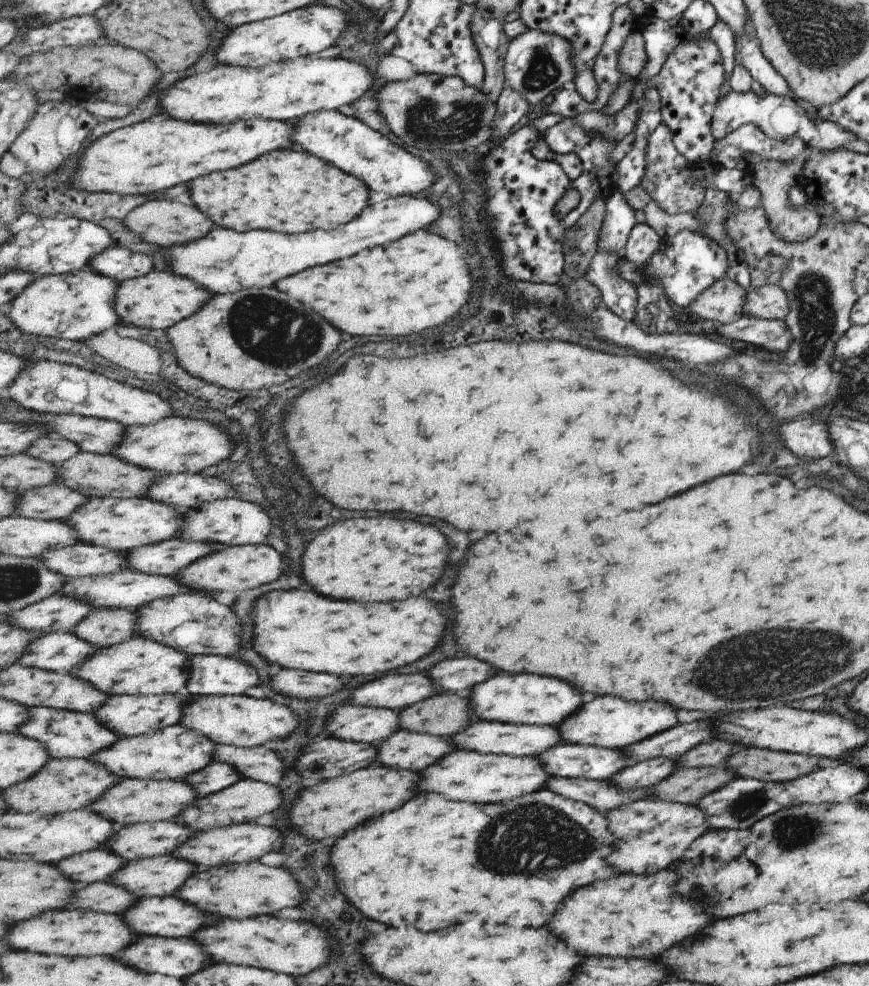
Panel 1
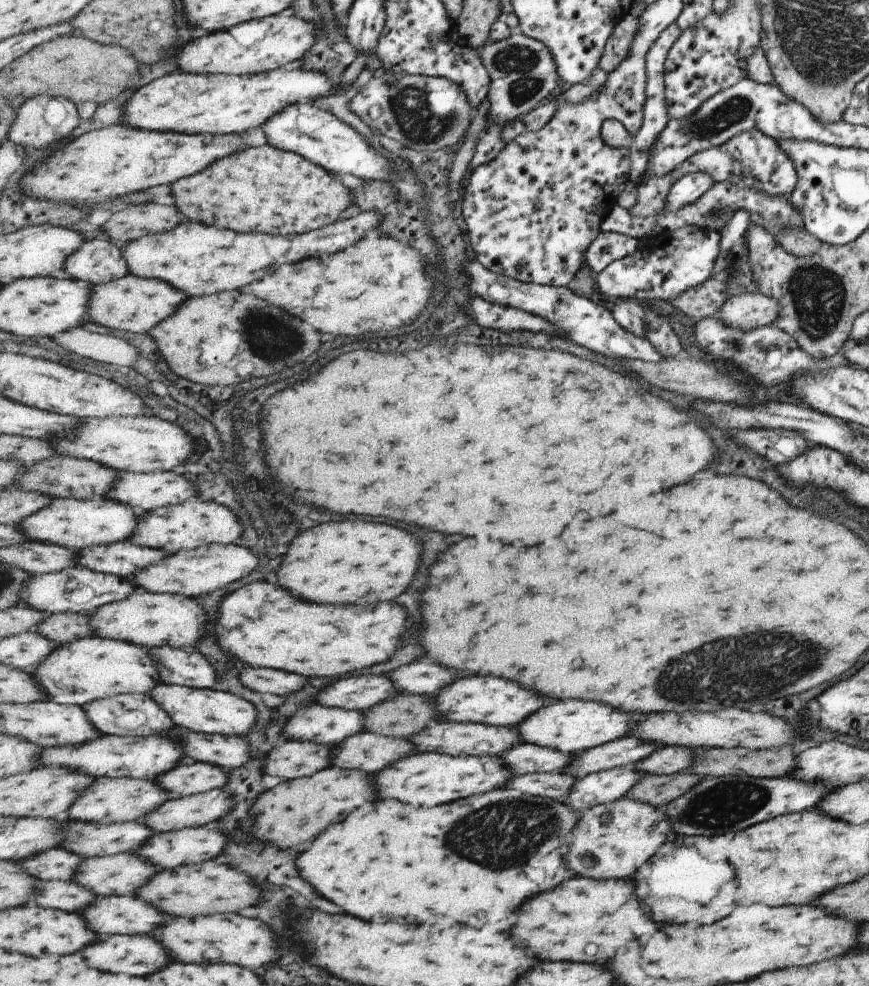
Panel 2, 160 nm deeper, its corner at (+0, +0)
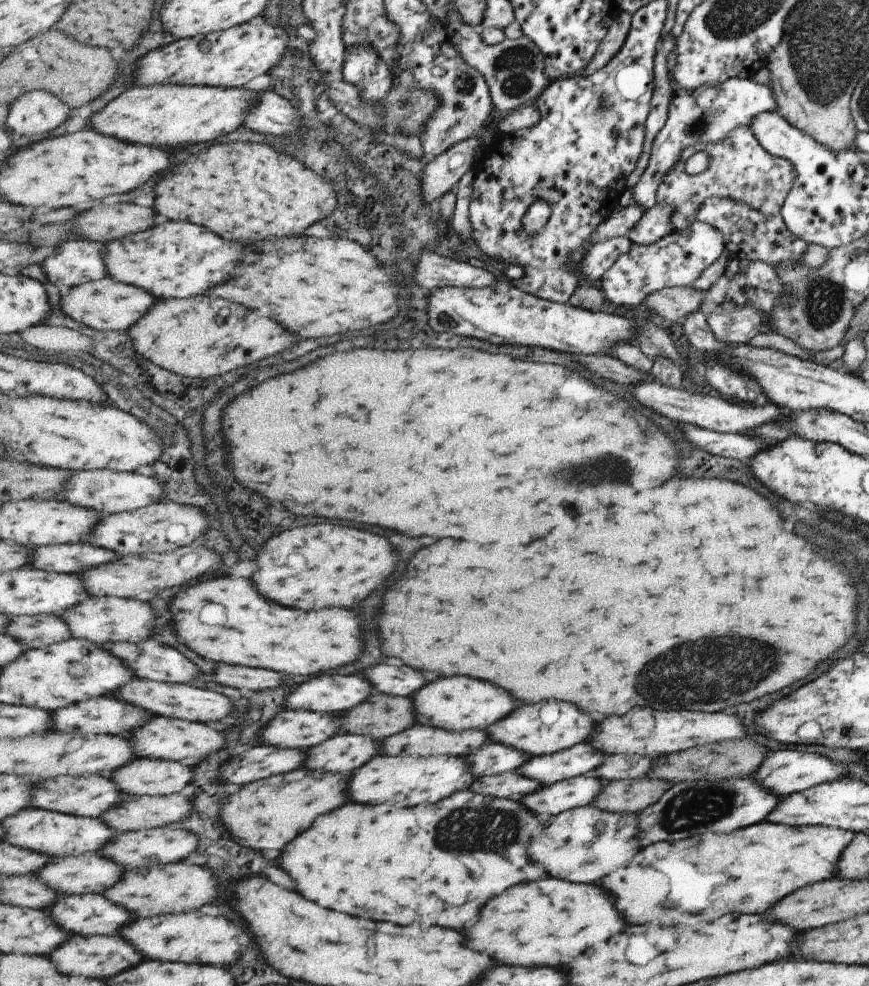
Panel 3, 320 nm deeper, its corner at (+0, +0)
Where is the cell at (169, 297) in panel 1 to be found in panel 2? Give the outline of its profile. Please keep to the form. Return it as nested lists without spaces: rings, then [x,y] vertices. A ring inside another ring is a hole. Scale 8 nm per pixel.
[[[129,273],[126,277],[112,280],[110,283],[94,285],[90,296],[89,321],[129,332],[149,333],[162,320],[170,319],[185,304],[187,294],[157,279],[143,279]]]

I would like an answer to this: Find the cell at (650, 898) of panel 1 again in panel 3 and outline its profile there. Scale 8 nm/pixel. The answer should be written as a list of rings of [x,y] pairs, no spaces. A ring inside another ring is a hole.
[[[557,878],[537,880],[531,884],[519,884],[519,888],[509,888],[503,896],[495,896],[495,900],[487,902],[483,908],[483,916],[475,928],[463,930],[467,936],[467,948],[475,948],[477,952],[491,952],[495,962],[499,964],[515,964],[515,966],[565,966],[567,952],[569,956],[577,956],[595,944],[601,944],[619,936],[627,924],[619,918],[615,908],[615,898],[611,898],[605,890],[601,894],[599,886],[591,884],[573,884]]]

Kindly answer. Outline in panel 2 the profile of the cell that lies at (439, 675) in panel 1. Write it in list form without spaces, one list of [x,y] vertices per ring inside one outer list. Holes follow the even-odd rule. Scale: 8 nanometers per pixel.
[[[427,658],[415,660],[413,664],[405,664],[389,676],[399,692],[414,695],[436,696],[445,687],[451,686],[455,680],[451,670]]]

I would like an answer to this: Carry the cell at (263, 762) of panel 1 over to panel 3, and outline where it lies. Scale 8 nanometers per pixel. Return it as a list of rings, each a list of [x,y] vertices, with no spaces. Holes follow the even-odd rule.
[[[163,715],[151,717],[142,727],[137,727],[127,740],[137,749],[139,757],[177,762],[189,761],[190,763],[202,761],[225,746],[225,734],[211,728],[211,724],[196,723]]]

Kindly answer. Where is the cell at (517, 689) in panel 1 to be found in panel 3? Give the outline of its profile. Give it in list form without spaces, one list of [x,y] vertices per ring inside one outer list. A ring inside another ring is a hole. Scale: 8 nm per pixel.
[[[467,676],[439,678],[420,688],[412,699],[418,723],[451,732],[465,732],[471,729],[485,731],[486,728],[511,715],[519,707],[515,698],[507,690],[491,682],[475,680]]]

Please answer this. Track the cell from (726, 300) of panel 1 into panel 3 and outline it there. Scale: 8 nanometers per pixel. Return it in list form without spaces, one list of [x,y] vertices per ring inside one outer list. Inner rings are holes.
[[[667,287],[654,292],[643,302],[647,309],[671,322],[680,322],[685,315],[701,307],[706,292],[698,292],[689,287]]]

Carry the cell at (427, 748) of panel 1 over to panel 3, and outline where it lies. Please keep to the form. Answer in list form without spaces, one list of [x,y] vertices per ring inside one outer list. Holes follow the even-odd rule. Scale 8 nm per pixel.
[[[343,731],[318,746],[306,749],[304,766],[330,773],[352,773],[377,755],[381,755],[378,741]]]

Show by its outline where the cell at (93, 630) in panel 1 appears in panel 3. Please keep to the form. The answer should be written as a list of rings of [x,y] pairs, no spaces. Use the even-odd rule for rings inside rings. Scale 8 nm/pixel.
[[[57,615],[11,617],[5,634],[23,642],[29,650],[47,648],[73,637],[68,623]]]

